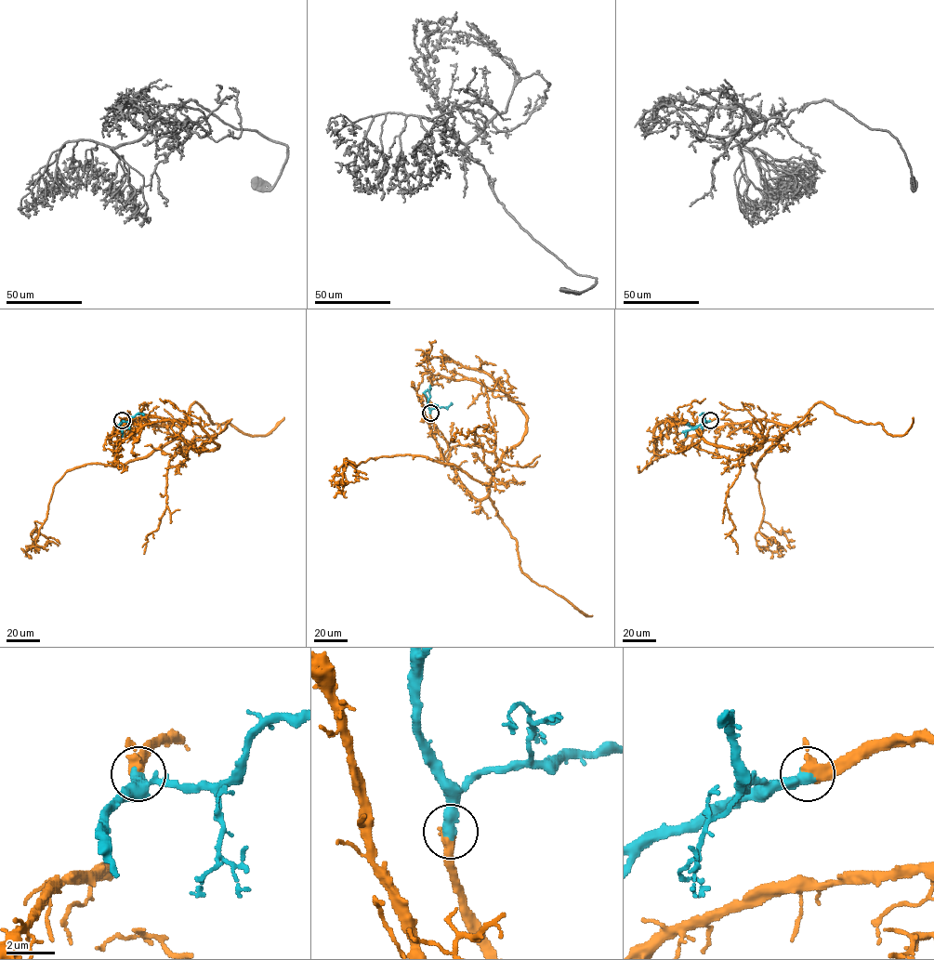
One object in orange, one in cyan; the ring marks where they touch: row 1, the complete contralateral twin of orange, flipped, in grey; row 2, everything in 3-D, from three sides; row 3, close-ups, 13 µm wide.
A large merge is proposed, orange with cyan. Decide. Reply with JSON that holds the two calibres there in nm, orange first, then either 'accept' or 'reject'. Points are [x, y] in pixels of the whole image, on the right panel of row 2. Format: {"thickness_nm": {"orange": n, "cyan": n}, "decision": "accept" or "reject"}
{"thickness_nm": {"orange": 420, "cyan": 500}, "decision": "accept"}

